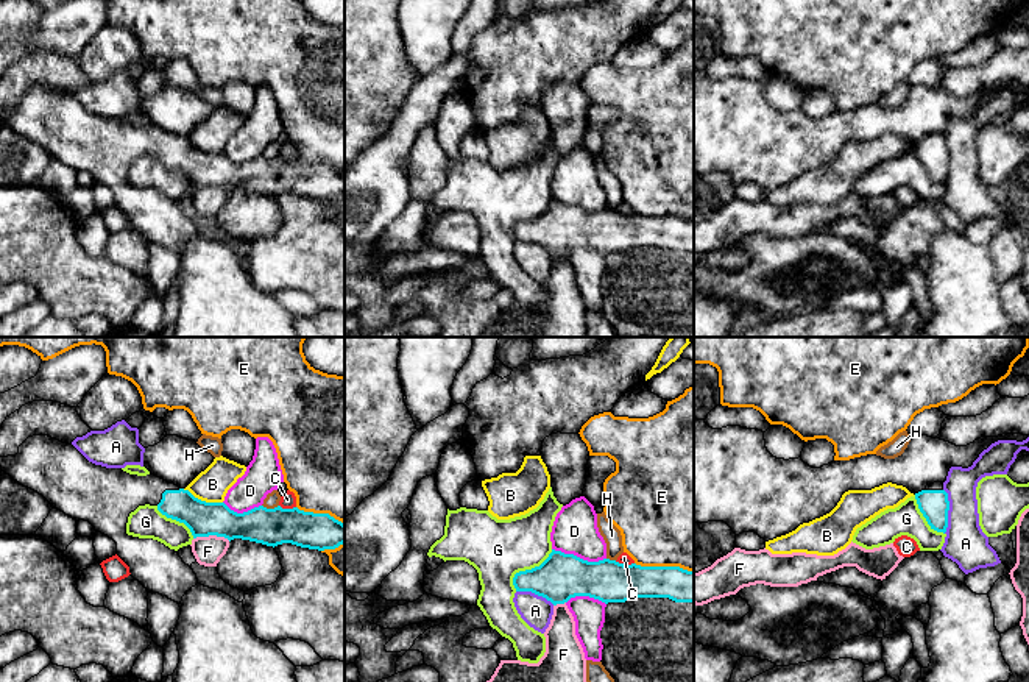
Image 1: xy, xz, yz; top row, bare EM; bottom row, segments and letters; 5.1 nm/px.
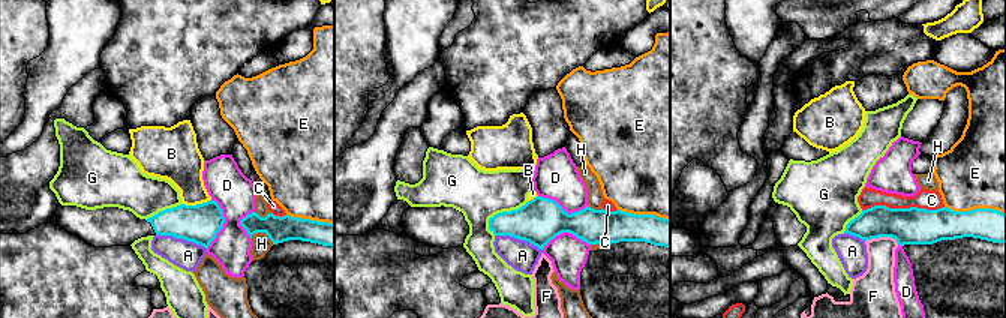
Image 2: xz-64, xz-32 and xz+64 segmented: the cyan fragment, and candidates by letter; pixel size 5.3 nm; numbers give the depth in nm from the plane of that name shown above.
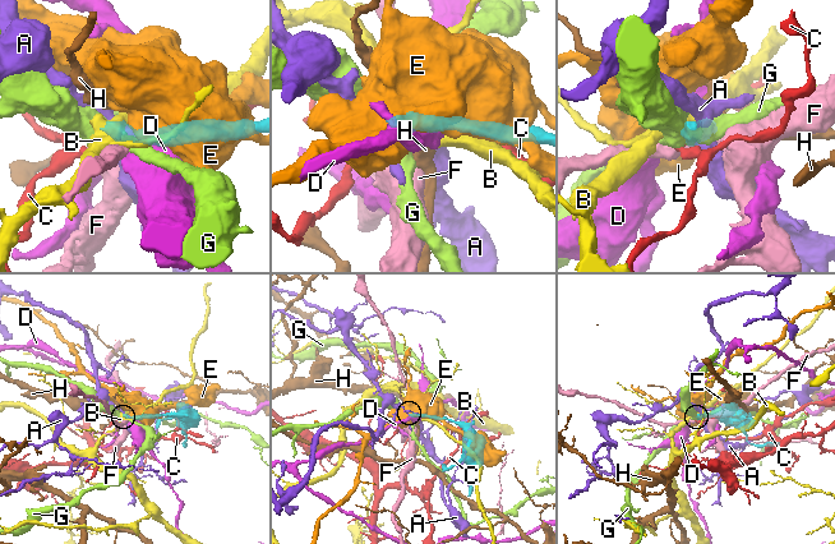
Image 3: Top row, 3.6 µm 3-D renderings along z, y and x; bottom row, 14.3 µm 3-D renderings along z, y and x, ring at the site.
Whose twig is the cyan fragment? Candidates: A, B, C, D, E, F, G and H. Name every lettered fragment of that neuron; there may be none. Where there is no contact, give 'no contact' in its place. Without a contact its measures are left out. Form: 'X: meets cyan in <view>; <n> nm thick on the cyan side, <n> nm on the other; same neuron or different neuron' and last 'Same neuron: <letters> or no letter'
A: meets cyan in yz; 150 nm thick on the cyan side, 220 nm on the other; different neuron
B: meets cyan in xy; 180 nm thick on the cyan side, 170 nm on the other; different neuron
C: meets cyan in xz; 220 nm thick on the cyan side, 60 nm on the other; different neuron
D: meets cyan in xz; 240 nm thick on the cyan side, 240 nm on the other; different neuron
E: meets cyan in xz; 200 nm thick on the cyan side, 500 nm on the other; different neuron
F: meets cyan in xy; 180 nm thick on the cyan side, 150 nm on the other; different neuron
G: meets cyan in xz; 240 nm thick on the cyan side, 300 nm on the other; different neuron
H: meets cyan in xy; 190 nm thick on the cyan side, 70 nm on the other; different neuron
Same neuron: no letter

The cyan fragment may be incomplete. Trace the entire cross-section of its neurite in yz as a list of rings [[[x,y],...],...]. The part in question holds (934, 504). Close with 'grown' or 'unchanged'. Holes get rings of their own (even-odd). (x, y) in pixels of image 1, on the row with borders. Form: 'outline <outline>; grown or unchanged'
outline [[[942,482],[926,485],[925,490],[915,493],[920,512],[926,518],[931,529],[946,532],[949,501]]]; grown

